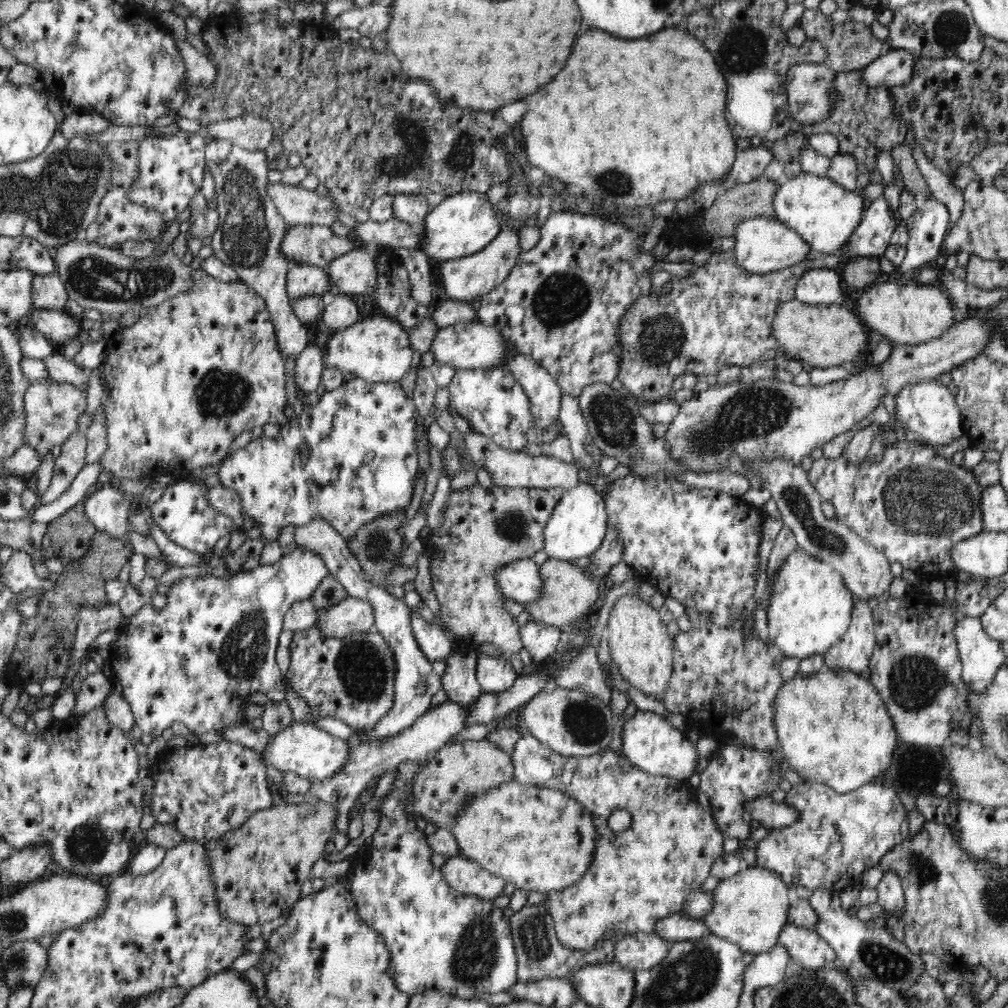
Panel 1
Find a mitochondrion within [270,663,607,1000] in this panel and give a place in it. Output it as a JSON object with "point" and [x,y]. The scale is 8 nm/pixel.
{"point":[476,954]}

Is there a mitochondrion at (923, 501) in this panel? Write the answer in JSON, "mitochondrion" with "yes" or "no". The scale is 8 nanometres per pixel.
{"mitochondrion":"yes"}

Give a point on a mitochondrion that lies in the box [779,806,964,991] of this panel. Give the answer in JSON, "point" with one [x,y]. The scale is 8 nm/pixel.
{"point":[887,963]}

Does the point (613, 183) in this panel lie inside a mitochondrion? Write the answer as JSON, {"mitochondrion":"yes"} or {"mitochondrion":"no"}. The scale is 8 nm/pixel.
{"mitochondrion":"yes"}

